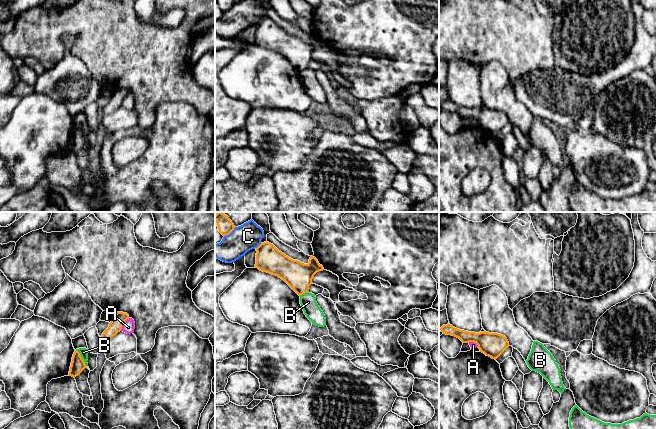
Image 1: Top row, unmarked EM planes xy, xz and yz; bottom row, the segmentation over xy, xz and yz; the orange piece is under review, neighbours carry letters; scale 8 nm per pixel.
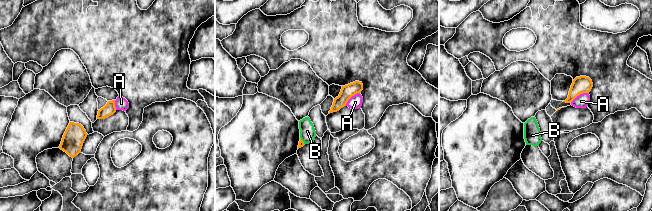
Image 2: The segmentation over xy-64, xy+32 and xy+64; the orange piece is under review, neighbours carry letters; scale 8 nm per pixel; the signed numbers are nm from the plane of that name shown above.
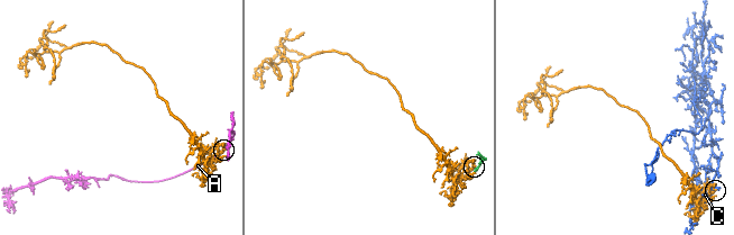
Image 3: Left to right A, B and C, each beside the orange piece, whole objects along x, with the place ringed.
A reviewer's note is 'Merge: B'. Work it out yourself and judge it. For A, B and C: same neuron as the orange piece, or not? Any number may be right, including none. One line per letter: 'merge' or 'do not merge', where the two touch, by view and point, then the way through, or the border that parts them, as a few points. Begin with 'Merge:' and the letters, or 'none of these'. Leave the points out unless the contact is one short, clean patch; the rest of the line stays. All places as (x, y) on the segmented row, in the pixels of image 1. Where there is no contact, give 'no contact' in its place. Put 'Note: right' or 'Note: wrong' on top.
Note: wrong
Merge: none of these
A: do not merge; contact xy (123, 323)
B: do not merge; contact xy (81, 358); border xy (76, 349), (86, 366)
C: do not merge; contact xz (258, 246)

